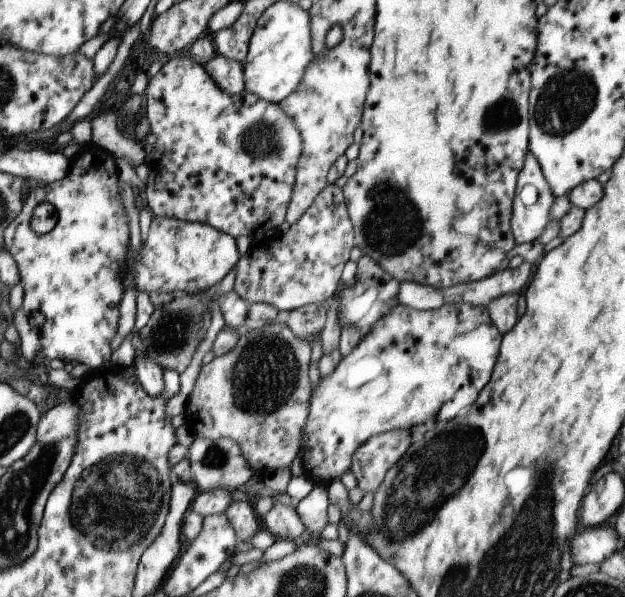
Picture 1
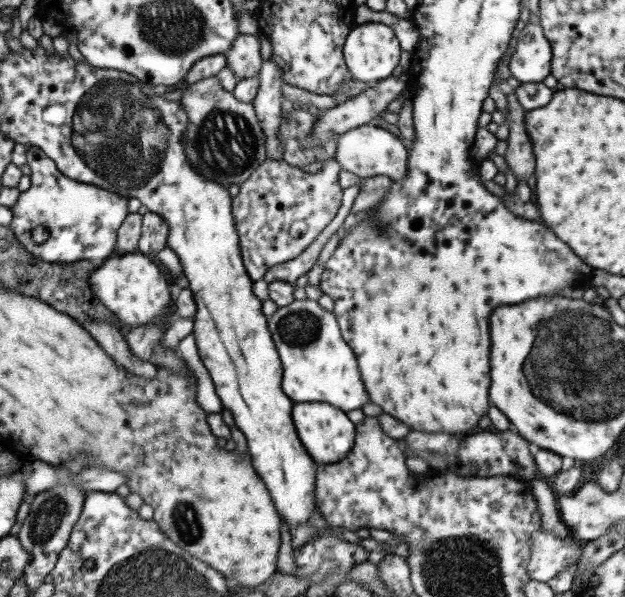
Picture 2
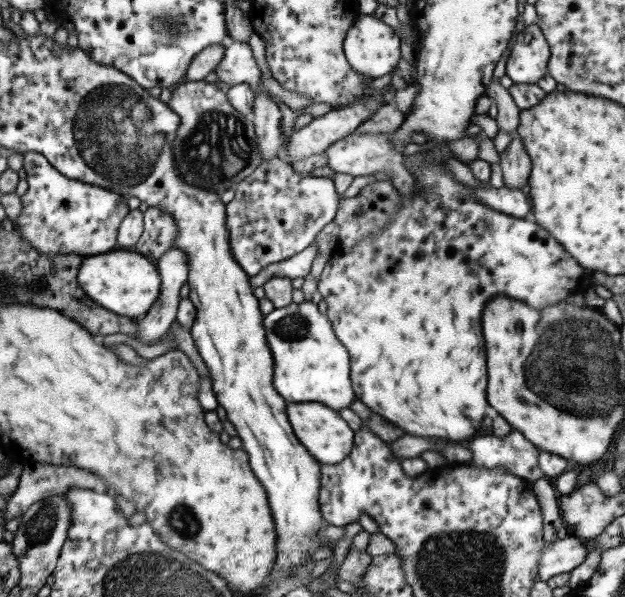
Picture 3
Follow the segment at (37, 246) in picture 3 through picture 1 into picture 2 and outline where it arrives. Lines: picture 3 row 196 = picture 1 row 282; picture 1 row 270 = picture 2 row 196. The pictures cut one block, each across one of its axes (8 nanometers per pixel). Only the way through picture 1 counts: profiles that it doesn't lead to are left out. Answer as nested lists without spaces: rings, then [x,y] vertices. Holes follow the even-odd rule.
[[[27,146],[27,166],[29,166],[29,180],[31,186],[27,192],[17,196],[15,206],[11,208],[13,220],[11,230],[19,244],[37,260],[51,262],[51,264],[69,264],[77,260],[85,262],[103,262],[115,252],[115,238],[117,230],[121,228],[127,212],[127,198],[117,194],[105,192],[91,184],[81,184],[75,180],[65,178],[55,162],[41,150]],[[43,226],[47,228],[49,236],[45,242],[35,244],[31,240],[33,228]]]

